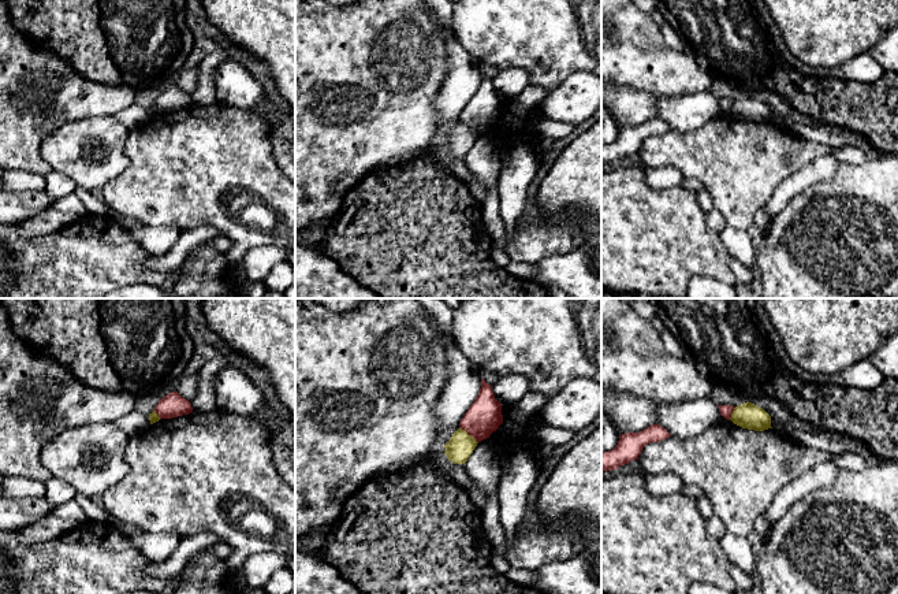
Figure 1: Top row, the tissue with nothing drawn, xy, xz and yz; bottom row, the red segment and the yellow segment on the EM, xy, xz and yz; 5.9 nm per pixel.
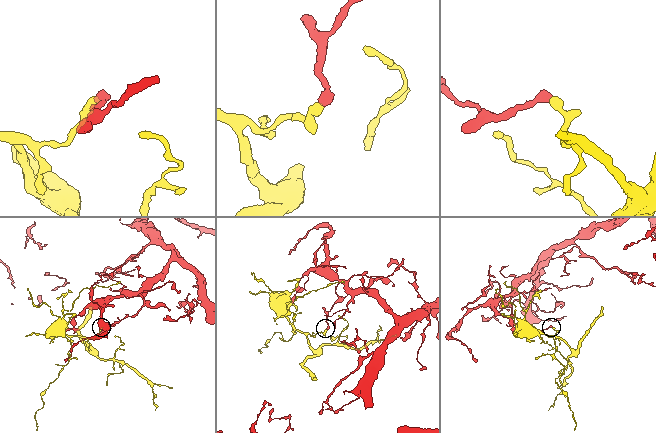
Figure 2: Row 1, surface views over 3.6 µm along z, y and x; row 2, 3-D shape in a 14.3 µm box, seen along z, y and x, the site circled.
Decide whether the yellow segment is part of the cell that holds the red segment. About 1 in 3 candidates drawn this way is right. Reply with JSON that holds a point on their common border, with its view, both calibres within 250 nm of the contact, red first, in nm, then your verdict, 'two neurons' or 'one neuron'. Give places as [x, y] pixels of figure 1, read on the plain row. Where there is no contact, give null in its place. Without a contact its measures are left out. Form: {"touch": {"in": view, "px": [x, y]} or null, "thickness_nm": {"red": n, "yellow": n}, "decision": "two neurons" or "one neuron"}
{"touch": {"in": "xz", "px": [469, 127]}, "thickness_nm": {"red": 200, "yellow": 160}, "decision": "two neurons"}

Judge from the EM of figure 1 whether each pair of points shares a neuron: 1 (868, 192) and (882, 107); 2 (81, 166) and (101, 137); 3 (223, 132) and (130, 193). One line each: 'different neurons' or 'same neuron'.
1: different neurons
2: same neuron
3: same neuron

